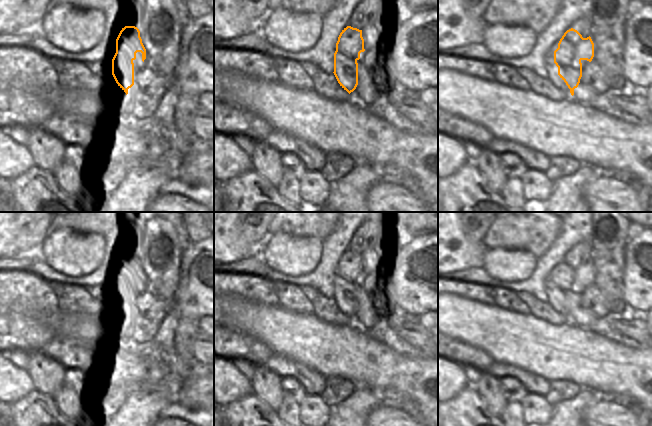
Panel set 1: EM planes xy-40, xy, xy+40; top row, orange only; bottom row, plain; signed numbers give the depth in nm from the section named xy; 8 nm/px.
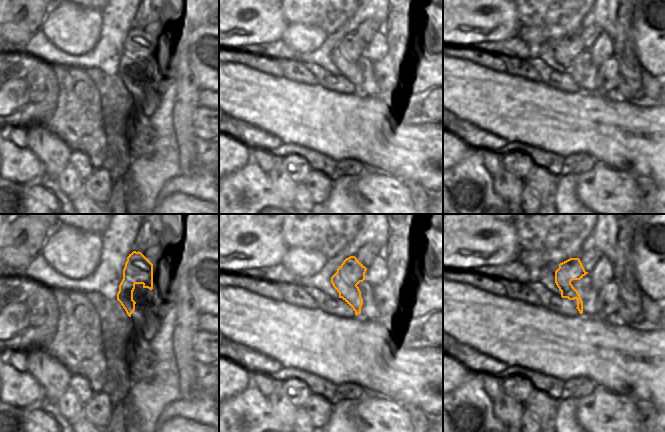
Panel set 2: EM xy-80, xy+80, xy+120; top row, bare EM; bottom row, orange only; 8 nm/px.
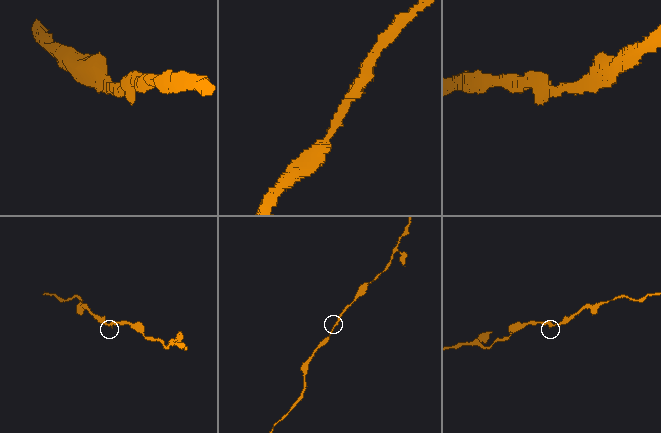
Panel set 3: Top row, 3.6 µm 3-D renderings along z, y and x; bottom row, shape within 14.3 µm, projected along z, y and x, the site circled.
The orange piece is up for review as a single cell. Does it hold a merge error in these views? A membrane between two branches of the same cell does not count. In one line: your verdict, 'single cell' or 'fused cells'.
single cell

